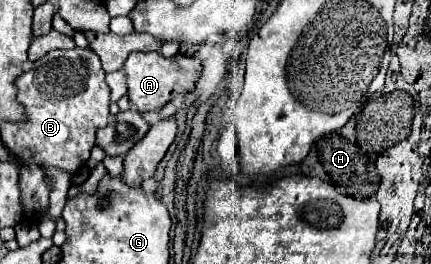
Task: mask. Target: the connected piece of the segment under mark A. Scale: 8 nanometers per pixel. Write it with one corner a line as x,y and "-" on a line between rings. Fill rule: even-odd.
131,52
123,68
127,72
129,100
139,112
161,110
167,102
171,102
181,92
193,92
203,70
197,56
175,54
173,58
165,58
159,52

